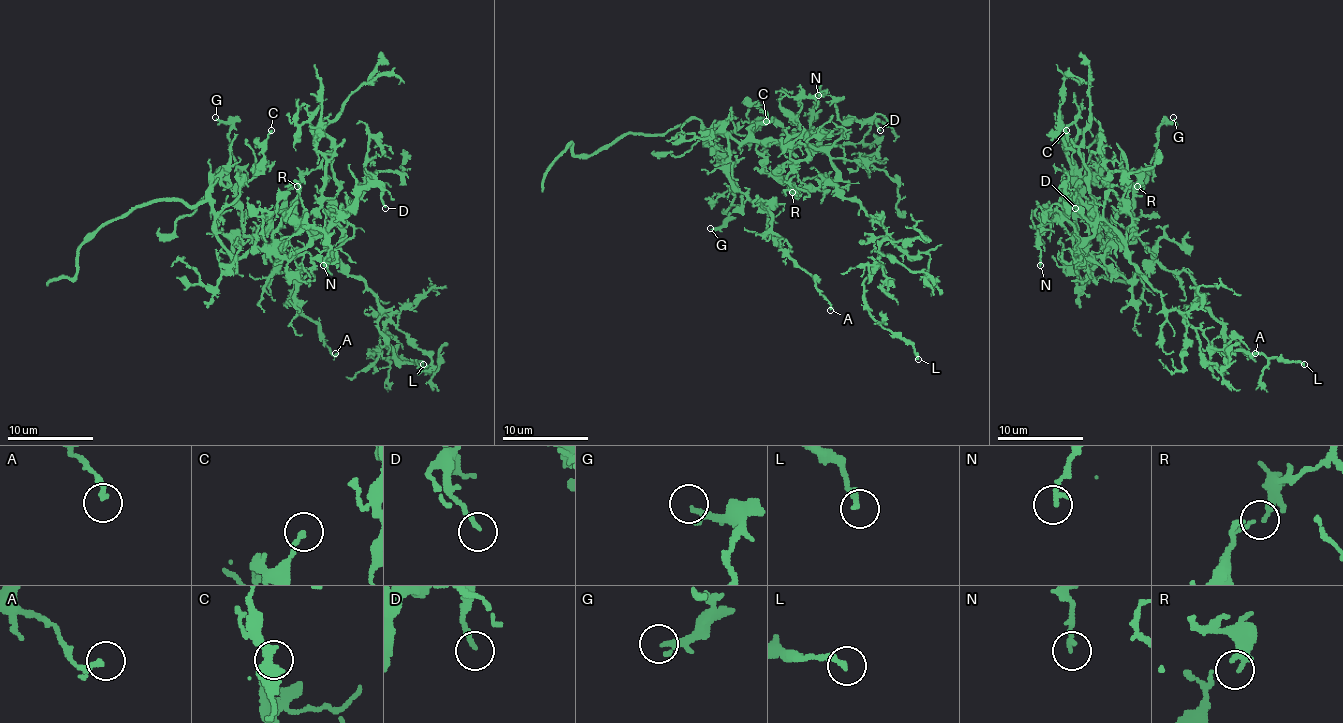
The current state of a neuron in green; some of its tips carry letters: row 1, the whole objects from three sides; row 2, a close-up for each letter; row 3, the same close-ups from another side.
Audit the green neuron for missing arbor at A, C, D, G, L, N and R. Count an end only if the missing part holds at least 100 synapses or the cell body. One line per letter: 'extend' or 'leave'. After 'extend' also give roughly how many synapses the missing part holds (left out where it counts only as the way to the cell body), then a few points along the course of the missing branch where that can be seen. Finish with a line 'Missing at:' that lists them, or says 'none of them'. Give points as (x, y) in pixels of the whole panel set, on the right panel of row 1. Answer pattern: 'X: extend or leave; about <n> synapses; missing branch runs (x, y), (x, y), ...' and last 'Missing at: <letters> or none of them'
A: leave
C: leave
D: leave
G: leave
L: leave
N: leave
R: leave
Missing at: none of them

